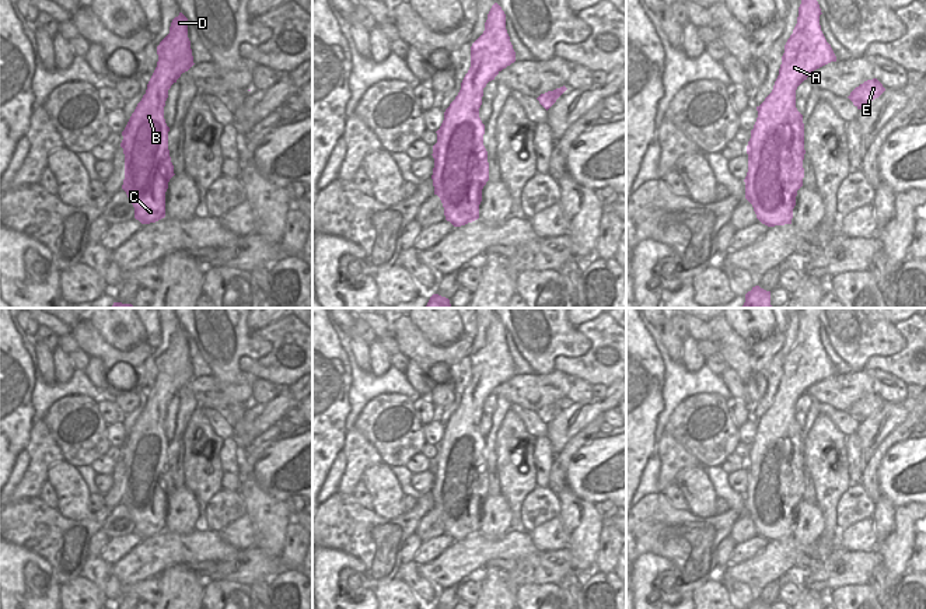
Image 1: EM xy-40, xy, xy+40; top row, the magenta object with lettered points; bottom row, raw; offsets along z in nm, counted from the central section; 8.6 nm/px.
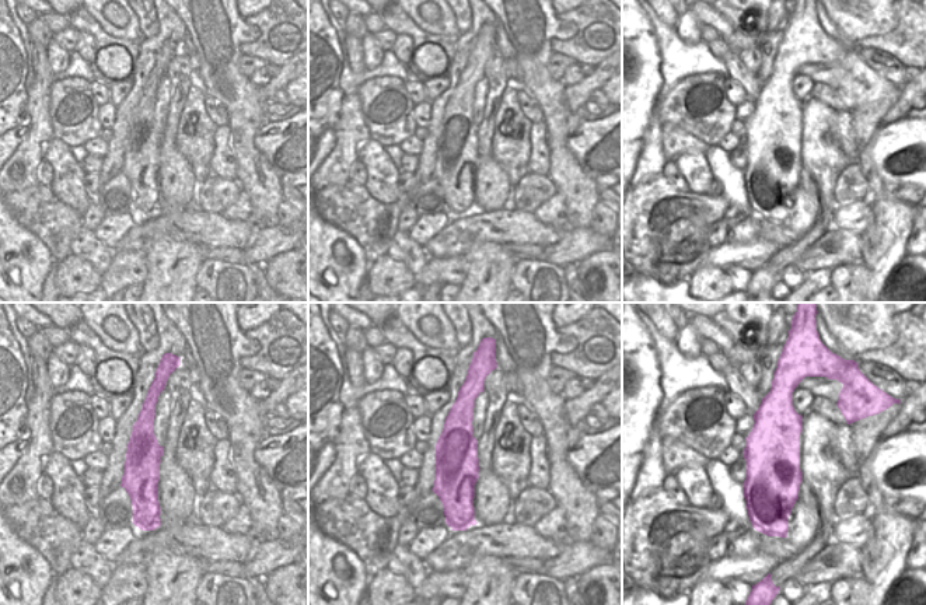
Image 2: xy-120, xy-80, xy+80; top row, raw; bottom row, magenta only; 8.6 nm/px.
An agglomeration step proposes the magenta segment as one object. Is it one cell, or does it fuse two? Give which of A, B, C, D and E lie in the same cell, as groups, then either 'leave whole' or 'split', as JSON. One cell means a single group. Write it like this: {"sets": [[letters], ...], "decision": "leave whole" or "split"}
{"sets": [["A", "B", "C", "D", "E"]], "decision": "leave whole"}

